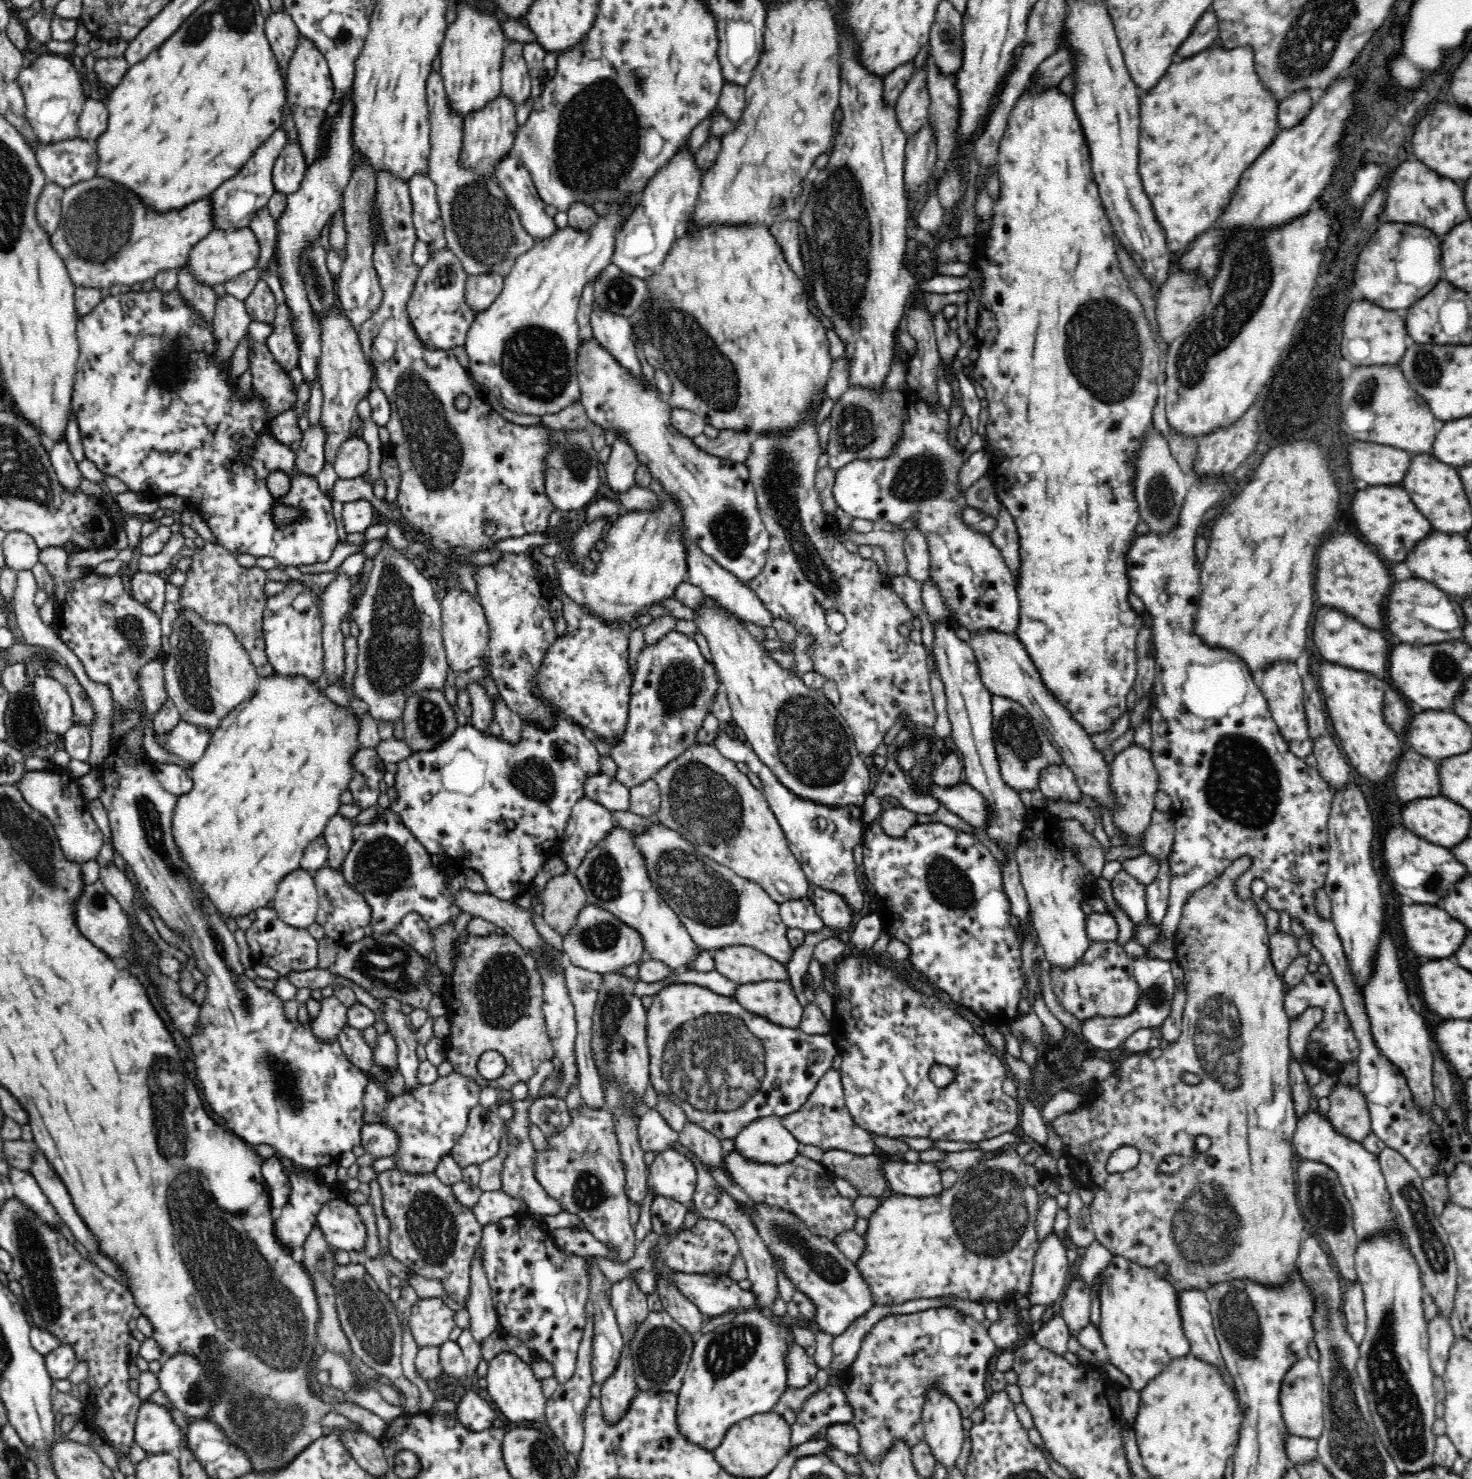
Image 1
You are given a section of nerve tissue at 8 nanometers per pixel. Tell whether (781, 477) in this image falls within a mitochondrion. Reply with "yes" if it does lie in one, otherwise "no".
yes

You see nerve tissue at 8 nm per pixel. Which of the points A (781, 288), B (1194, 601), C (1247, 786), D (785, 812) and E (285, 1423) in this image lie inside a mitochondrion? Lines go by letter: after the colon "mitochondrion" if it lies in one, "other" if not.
A: other
B: other
C: mitochondrion
D: other
E: mitochondrion

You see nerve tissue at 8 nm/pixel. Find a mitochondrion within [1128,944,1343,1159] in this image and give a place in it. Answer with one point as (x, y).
(1219, 1037)

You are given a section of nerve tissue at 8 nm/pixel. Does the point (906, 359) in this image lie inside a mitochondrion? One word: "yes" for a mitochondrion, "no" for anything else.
no

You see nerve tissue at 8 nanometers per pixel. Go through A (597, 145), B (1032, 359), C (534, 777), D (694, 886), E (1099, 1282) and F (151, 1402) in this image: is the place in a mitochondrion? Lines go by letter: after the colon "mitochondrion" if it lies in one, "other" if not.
A: mitochondrion
B: other
C: mitochondrion
D: mitochondrion
E: other
F: other

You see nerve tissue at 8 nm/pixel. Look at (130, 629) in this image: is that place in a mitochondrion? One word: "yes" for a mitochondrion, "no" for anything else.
yes

